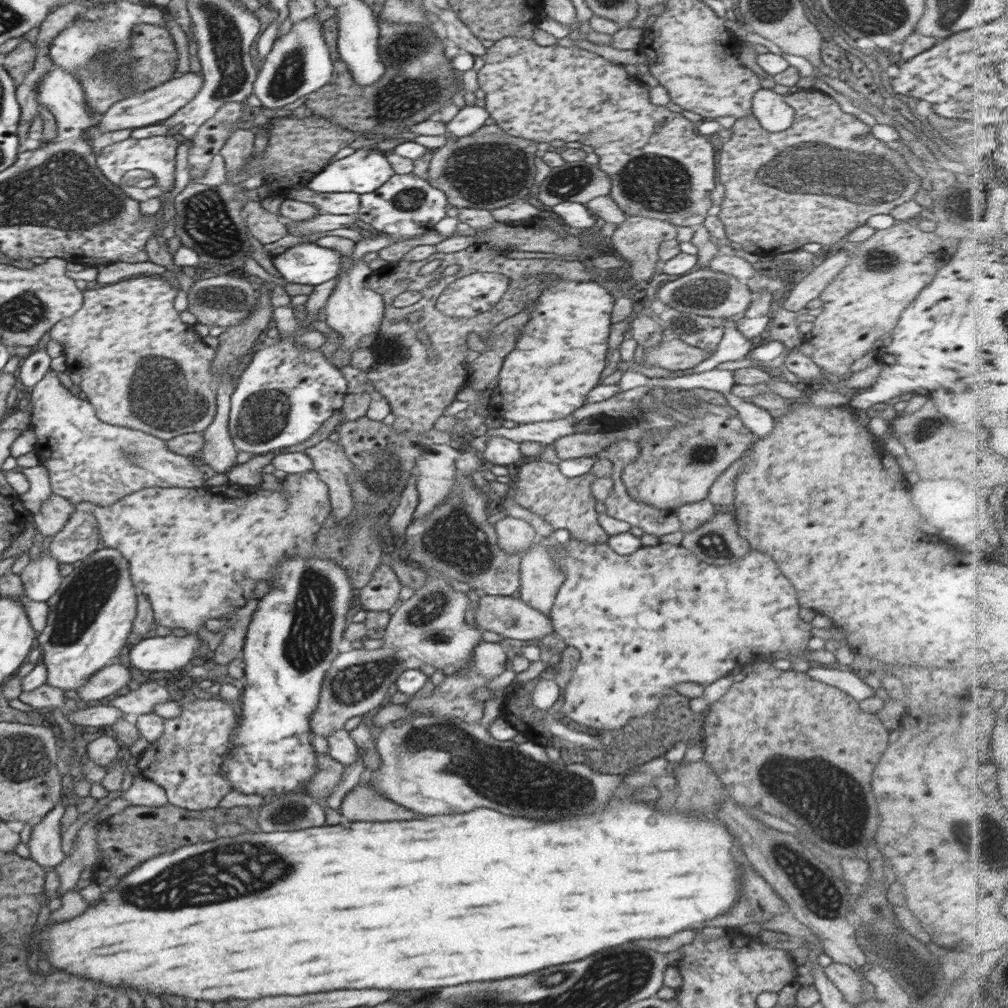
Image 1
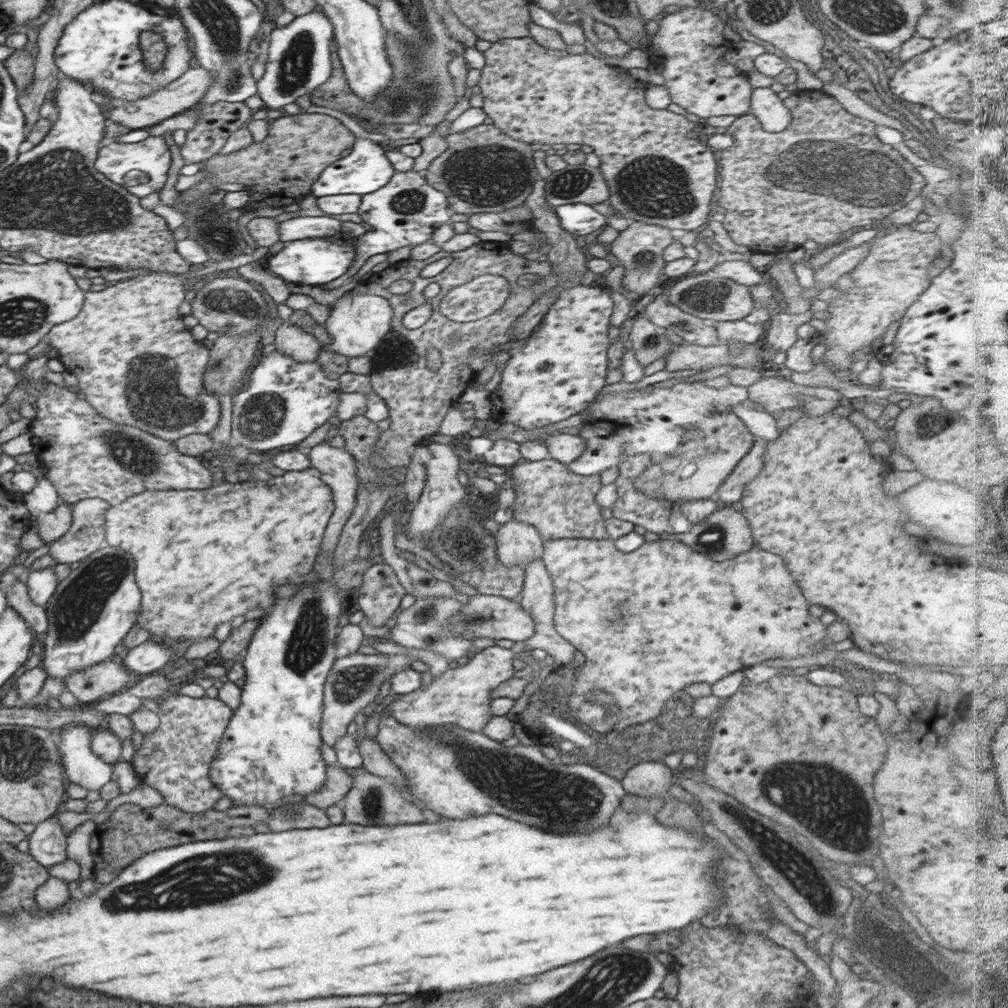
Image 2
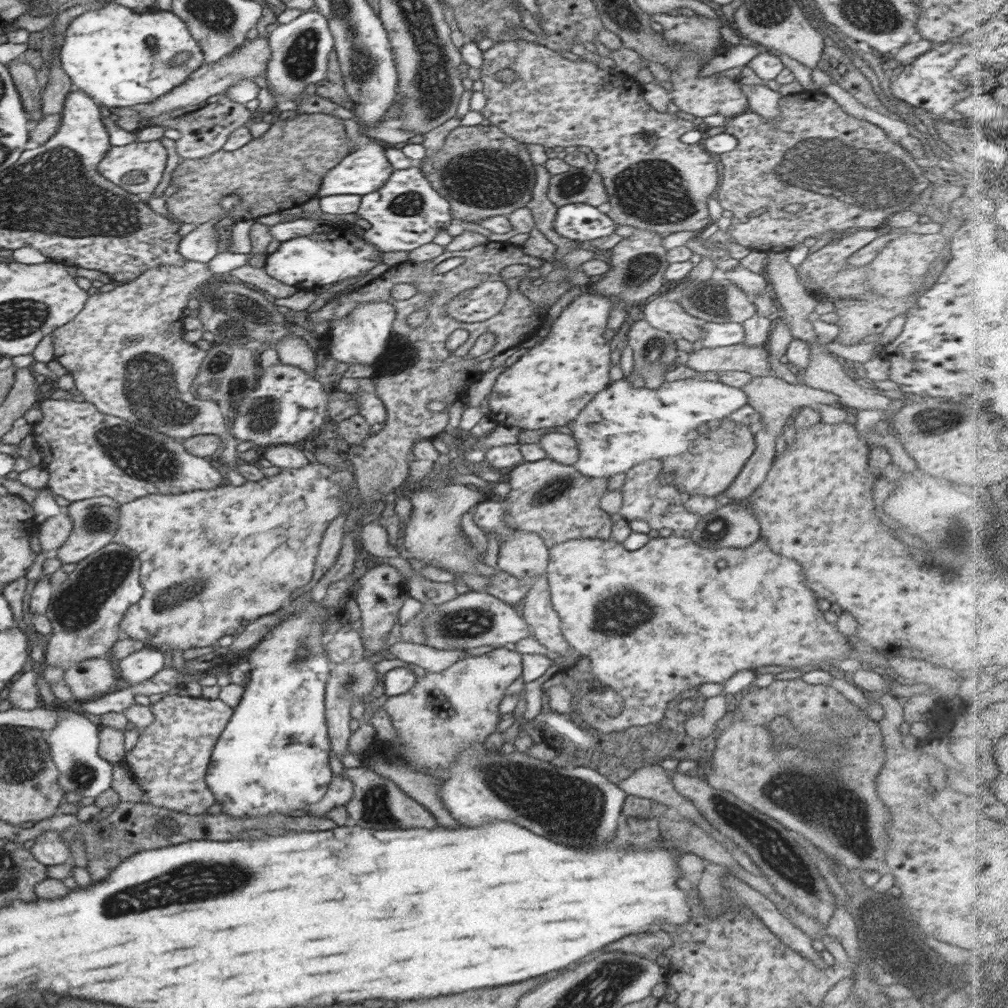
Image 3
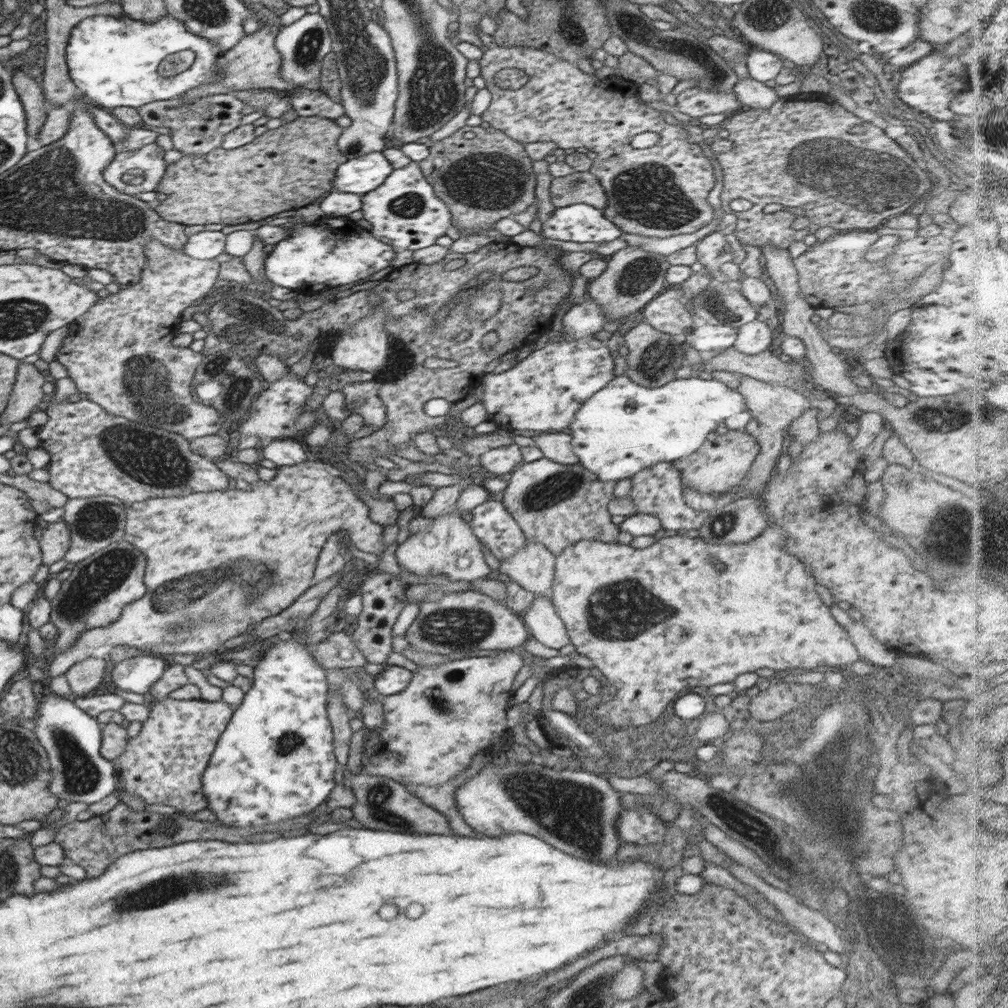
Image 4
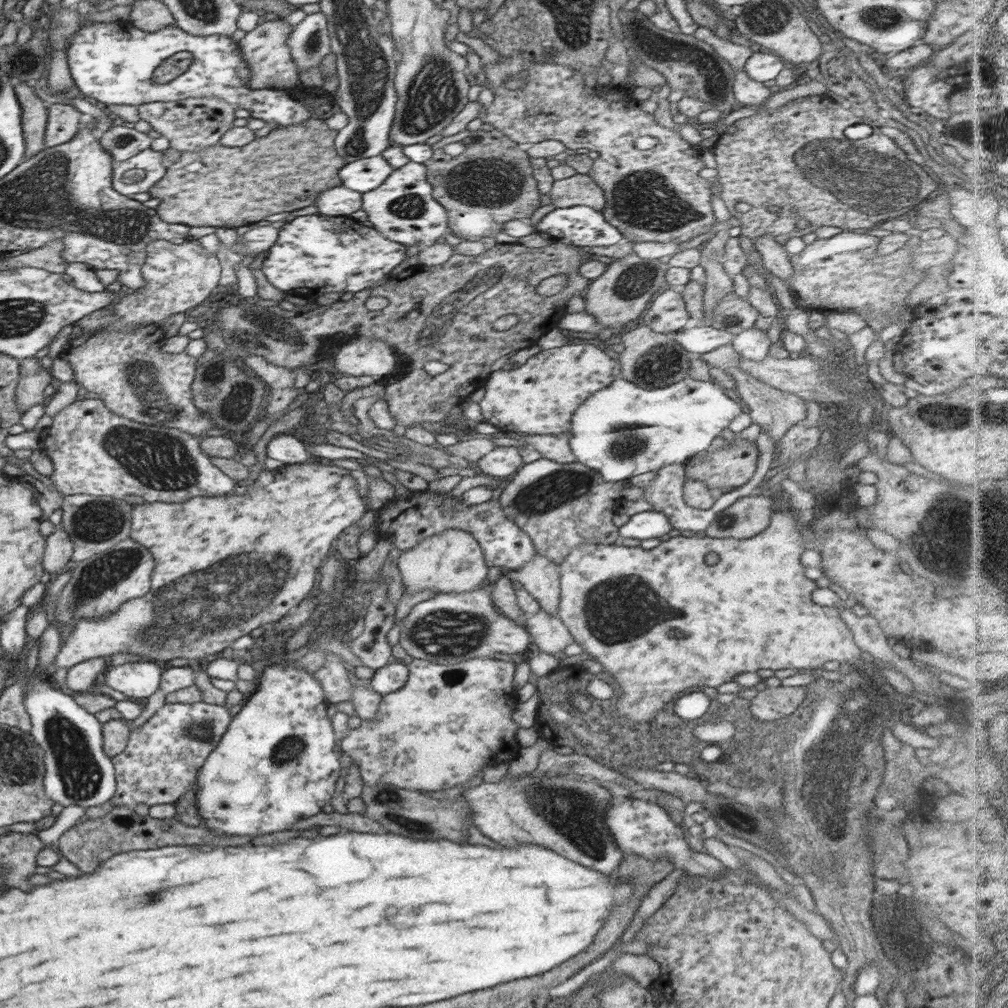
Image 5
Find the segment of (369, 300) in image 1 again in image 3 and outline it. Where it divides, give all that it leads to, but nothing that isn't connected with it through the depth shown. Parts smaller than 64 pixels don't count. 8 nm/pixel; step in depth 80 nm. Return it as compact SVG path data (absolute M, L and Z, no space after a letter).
M362 303L350 315L333 322L328 326L332 339L330 339L330 356L334 360L346 364L368 364L375 366L385 352L389 338L393 334L393 322L397 317L397 310L390 303Z

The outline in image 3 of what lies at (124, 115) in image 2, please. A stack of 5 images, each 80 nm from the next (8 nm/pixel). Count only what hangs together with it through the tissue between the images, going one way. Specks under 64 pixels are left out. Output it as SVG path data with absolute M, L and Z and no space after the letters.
M258 37L256 40L247 40L244 46L240 46L238 50L219 58L216 62L204 63L197 68L180 86L173 88L168 94L162 94L155 98L152 102L136 105L139 114L139 122L141 127L147 125L151 118L170 114L174 110L186 110L199 106L207 98L226 92L231 86L234 86L239 80L249 78L254 80L256 76L267 78L267 64L270 60L271 53L269 48L269 37Z

